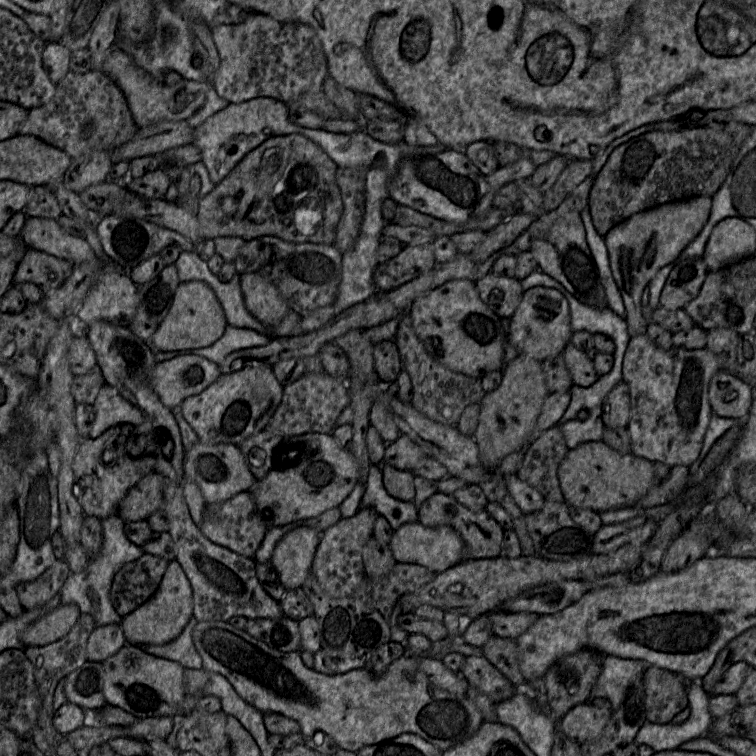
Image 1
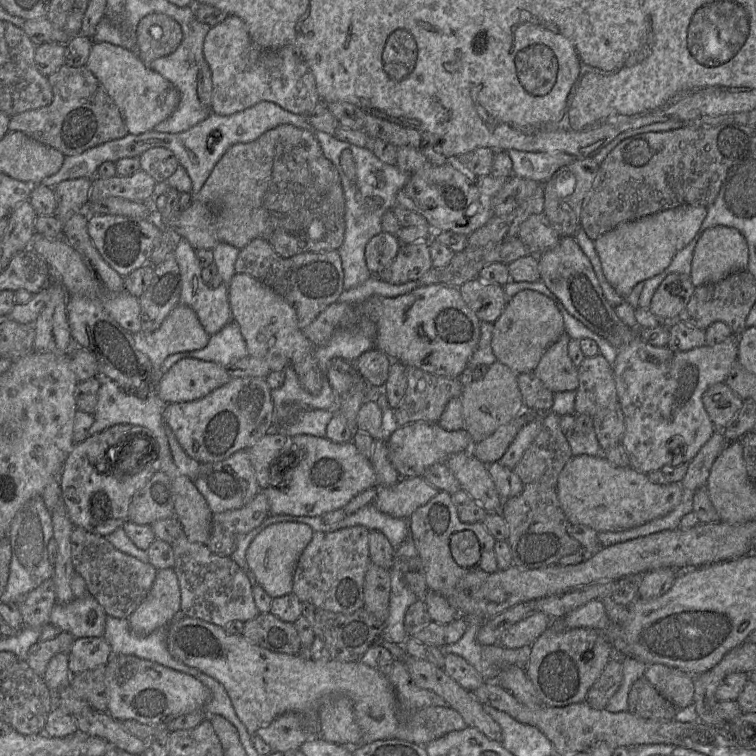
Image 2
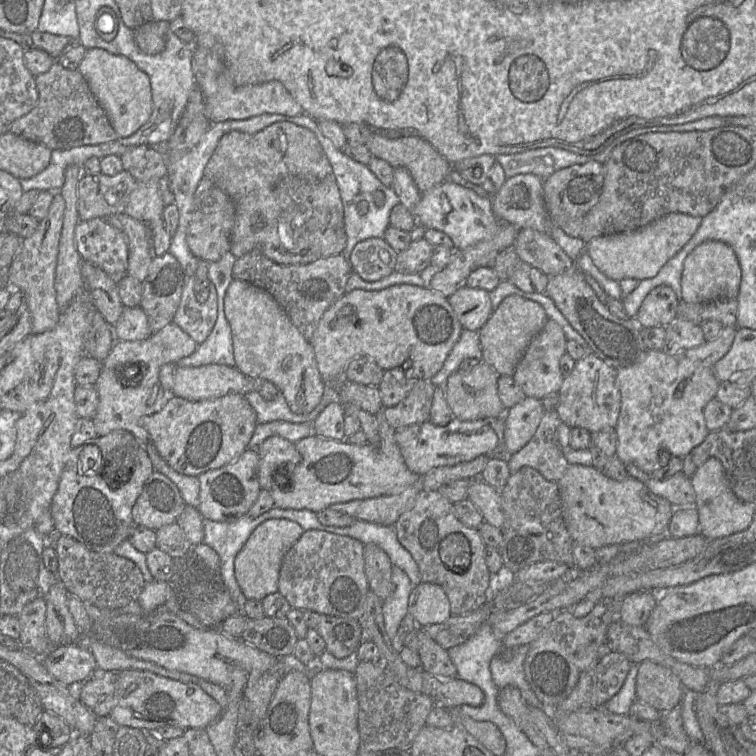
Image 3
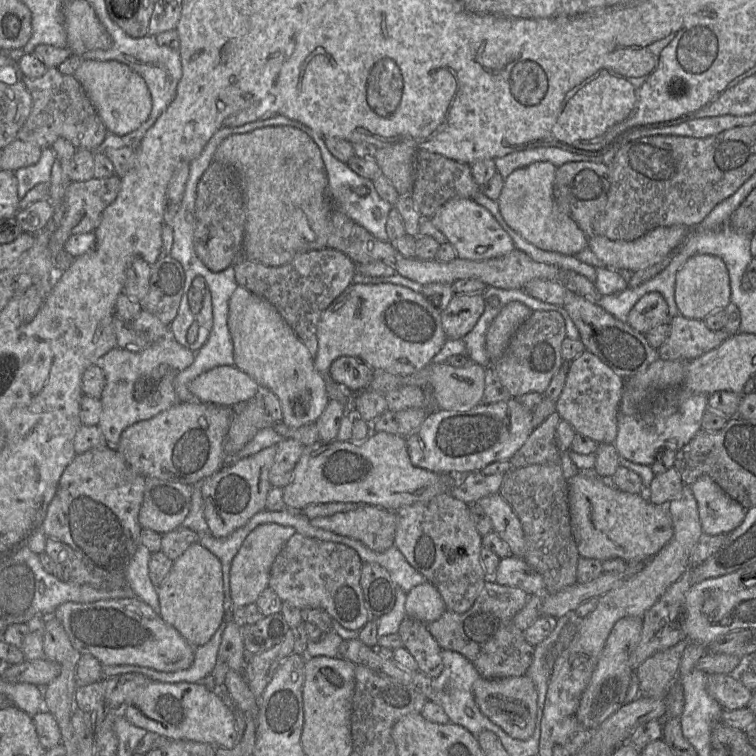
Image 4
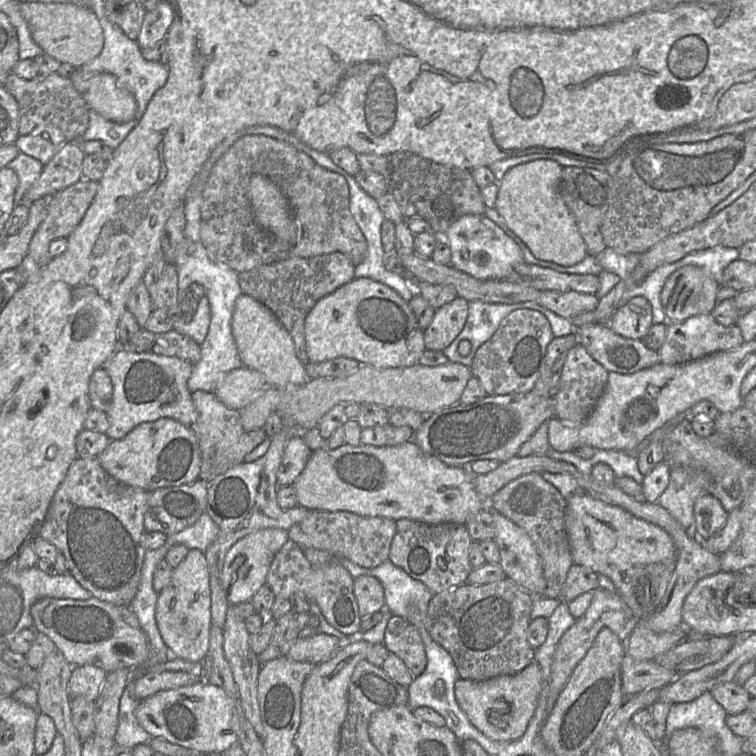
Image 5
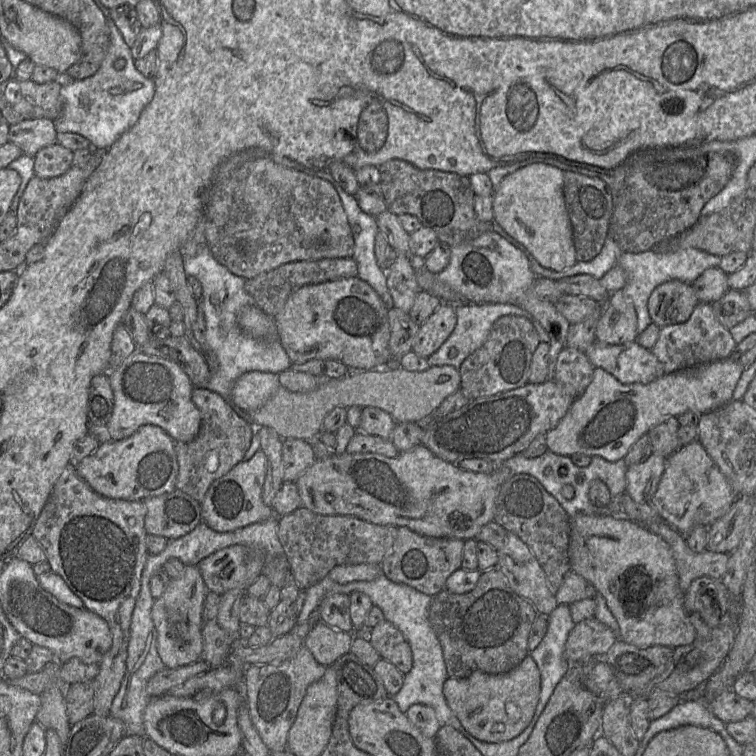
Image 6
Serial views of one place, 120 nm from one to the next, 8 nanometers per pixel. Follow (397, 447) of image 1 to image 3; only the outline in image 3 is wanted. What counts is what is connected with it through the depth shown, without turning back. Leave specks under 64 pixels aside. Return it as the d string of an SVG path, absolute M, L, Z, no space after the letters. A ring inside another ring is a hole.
M504 417L485 418L480 420L459 420L453 418L448 424L440 426L428 419L395 431L395 440L407 468L421 476L434 468L452 466L471 461L478 456L504 458Z

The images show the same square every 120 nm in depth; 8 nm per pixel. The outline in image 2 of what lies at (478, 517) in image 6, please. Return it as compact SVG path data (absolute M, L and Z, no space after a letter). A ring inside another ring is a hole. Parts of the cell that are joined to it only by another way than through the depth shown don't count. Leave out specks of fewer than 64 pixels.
M302 434L292 439L290 444L302 444L302 448L289 450L294 456L293 472L285 470L276 473L269 481L271 486L262 489L269 502L269 514L293 516L322 516L336 509L342 509L362 491L377 487L375 469L371 460L363 456L352 441L337 443L326 437Z

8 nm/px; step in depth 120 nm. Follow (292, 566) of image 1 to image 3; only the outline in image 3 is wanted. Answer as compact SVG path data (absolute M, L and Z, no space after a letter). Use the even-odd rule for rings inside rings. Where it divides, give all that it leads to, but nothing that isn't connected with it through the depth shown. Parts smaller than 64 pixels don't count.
M286 519L267 520L252 532L234 561L235 578L246 600L261 601L269 594L278 593L283 557L304 532L299 524Z

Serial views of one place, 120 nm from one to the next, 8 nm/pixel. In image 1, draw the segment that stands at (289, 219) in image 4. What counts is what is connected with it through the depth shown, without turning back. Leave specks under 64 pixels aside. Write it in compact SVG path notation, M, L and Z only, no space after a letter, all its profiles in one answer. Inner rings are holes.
M301 134L274 136L248 152L230 173L200 198L197 219L203 238L240 237L245 241L274 236L292 243L334 245L343 213L343 200L336 181L337 165L328 154Z

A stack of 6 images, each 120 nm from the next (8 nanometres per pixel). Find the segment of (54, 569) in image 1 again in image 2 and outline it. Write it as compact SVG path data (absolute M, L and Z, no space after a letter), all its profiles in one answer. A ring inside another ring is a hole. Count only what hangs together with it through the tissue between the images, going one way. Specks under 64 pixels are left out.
M52 578L45 580L17 602L25 627L44 627L56 603L55 584Z

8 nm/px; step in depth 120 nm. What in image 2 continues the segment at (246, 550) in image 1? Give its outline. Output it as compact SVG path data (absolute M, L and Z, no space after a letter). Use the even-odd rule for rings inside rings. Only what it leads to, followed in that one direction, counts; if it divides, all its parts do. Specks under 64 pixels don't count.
M262 491L241 508L213 514L207 546L215 554L230 556L238 538L259 526L268 515L269 502Z

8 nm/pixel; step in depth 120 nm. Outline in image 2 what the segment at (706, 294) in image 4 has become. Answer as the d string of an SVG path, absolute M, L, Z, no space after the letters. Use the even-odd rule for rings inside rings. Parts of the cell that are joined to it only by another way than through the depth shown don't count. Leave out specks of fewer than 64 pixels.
M715 226L707 229L698 240L691 263L690 279L695 287L722 280L748 266L748 246L744 236L735 228Z

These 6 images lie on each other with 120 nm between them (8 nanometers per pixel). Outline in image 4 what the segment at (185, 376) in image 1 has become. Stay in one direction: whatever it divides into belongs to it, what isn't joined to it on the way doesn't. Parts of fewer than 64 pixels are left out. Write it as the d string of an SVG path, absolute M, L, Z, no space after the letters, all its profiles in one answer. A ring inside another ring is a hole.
M234 365L205 371L188 388L198 401L223 407L244 405L260 393L255 380Z

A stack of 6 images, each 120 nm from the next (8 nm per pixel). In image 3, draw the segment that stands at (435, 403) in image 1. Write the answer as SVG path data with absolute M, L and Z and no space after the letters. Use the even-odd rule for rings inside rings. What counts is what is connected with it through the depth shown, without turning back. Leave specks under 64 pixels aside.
M419 379L407 396L397 405L383 407L382 417L395 431L427 421L435 390L430 379Z

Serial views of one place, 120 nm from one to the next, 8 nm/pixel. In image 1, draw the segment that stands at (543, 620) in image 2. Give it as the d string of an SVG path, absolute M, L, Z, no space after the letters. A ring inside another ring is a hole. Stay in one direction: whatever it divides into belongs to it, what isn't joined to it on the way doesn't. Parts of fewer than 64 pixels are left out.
M496 610L489 613L493 635L516 640L540 617L536 613L509 613Z

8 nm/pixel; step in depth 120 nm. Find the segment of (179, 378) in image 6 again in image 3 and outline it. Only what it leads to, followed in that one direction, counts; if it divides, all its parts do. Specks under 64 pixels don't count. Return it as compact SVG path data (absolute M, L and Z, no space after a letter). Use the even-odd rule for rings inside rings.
M173 321L144 340L117 340L102 362L101 373L95 383L98 405L92 421L97 435L126 430L143 445L143 433L148 433L142 425L142 419L161 410L169 398L160 382L162 366L176 364L180 359L192 355L198 346L199 344ZM134 367L137 367L136 371L132 371ZM122 368L124 370L121 372ZM127 374L136 374L138 377L127 378Z

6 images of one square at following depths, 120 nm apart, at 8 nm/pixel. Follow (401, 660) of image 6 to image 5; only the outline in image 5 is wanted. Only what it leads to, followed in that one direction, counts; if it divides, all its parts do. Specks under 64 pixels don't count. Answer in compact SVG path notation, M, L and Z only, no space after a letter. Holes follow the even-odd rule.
M392 615L388 621L382 644L405 663L413 677L421 675L427 666L425 647L418 629L400 616Z

